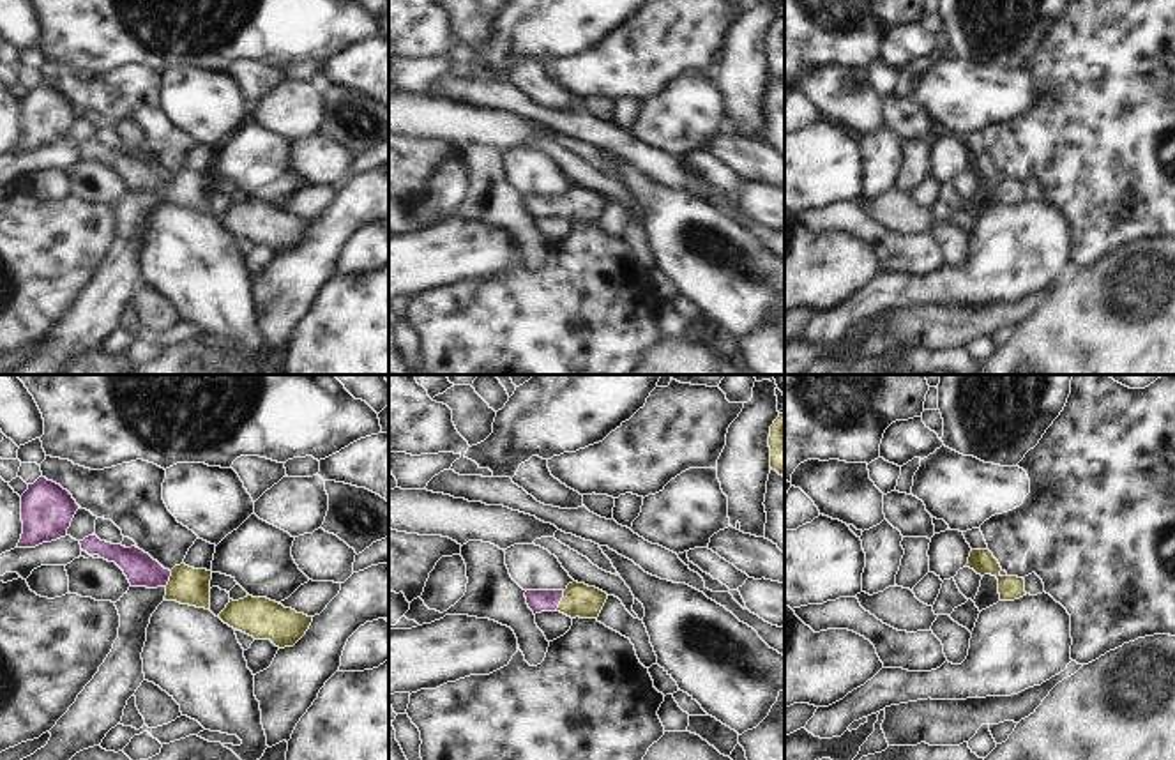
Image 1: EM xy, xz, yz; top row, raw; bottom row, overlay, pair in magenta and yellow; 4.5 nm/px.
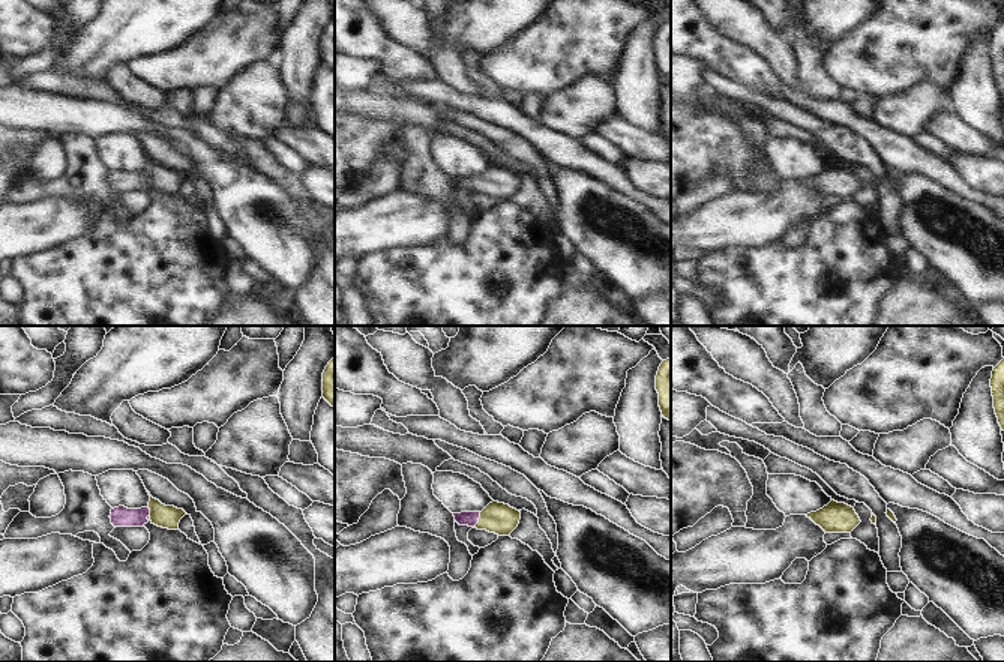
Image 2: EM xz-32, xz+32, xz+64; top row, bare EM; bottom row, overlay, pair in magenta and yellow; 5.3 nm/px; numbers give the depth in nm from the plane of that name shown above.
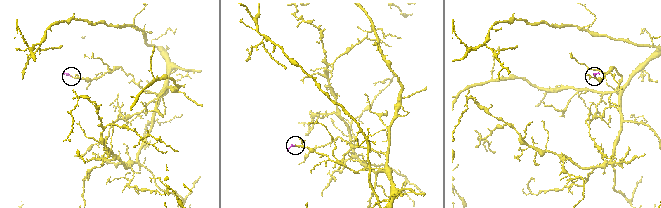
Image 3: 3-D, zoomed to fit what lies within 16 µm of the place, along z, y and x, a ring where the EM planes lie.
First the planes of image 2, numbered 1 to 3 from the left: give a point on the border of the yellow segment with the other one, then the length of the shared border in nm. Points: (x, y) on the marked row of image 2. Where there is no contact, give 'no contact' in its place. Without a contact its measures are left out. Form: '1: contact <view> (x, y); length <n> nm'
1: contact xz-32 (149, 511); length 40 nm
2: contact xz+32 (477, 520); length 90 nm
3: no contact

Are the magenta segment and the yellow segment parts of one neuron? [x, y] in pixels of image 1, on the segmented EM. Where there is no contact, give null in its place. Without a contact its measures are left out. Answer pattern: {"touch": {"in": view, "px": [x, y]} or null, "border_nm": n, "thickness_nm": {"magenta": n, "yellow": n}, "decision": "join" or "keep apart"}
{"touch": {"in": "xz", "px": [559, 601]}, "border_nm": 100, "thickness_nm": {"magenta": 100, "yellow": 150}, "decision": "join"}

